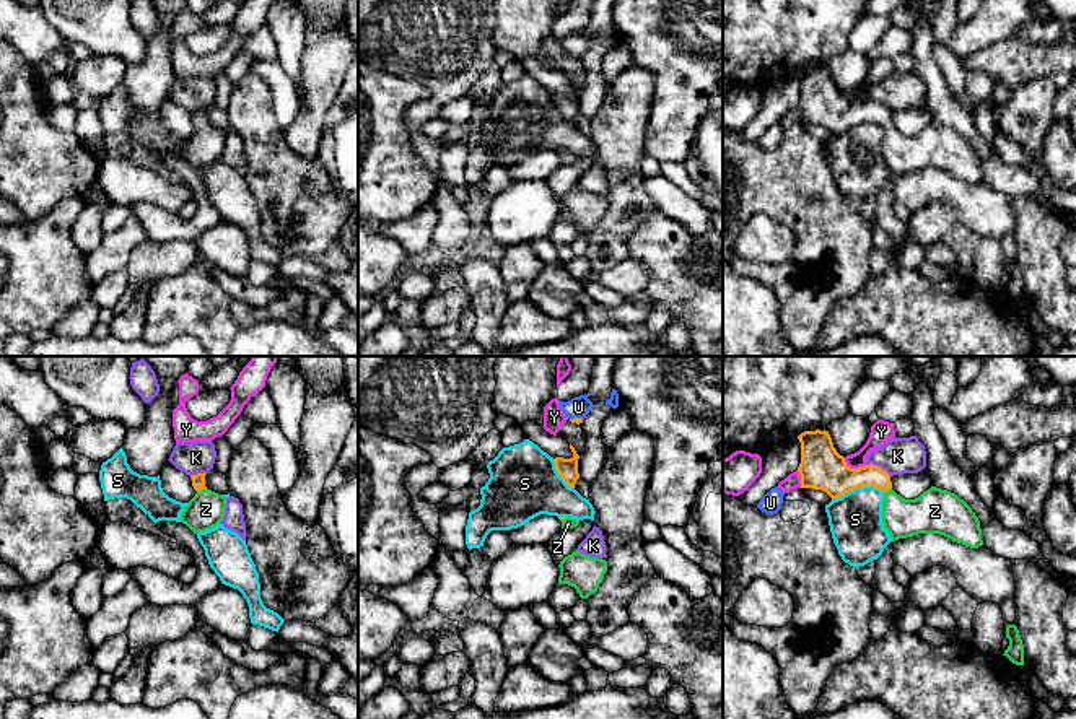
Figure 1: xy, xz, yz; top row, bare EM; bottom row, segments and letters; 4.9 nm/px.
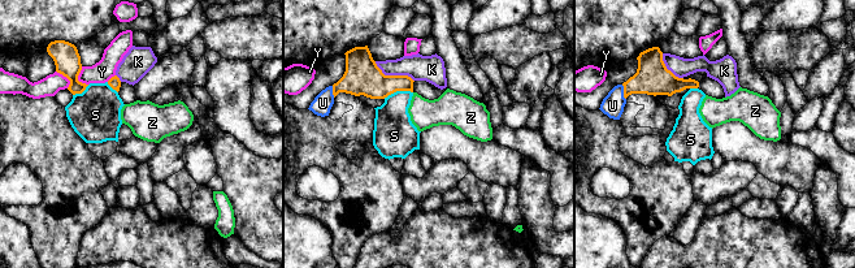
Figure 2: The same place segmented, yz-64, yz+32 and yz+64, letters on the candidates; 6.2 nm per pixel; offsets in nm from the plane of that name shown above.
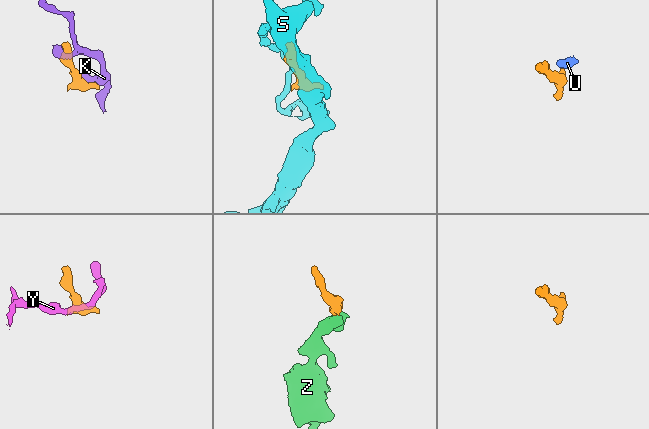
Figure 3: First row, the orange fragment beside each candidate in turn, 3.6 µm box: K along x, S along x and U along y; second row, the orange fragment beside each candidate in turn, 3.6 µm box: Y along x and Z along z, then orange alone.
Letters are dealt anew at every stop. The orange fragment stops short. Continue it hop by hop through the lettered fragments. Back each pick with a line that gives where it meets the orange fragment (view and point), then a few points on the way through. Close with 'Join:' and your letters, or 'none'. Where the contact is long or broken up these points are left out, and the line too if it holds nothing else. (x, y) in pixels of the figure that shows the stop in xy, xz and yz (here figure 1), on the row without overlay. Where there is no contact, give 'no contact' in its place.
U: contact xz (575, 54)
Z: contact xy (201, 126); way xy (197, 116), (201, 126), (205, 145)
Join: U, Z

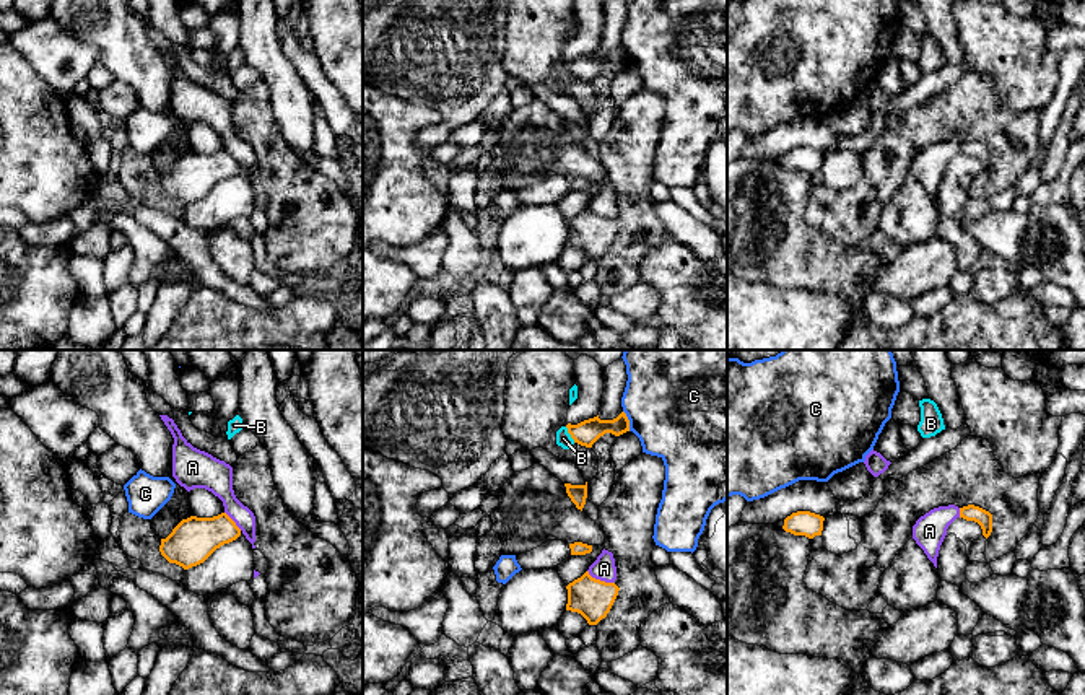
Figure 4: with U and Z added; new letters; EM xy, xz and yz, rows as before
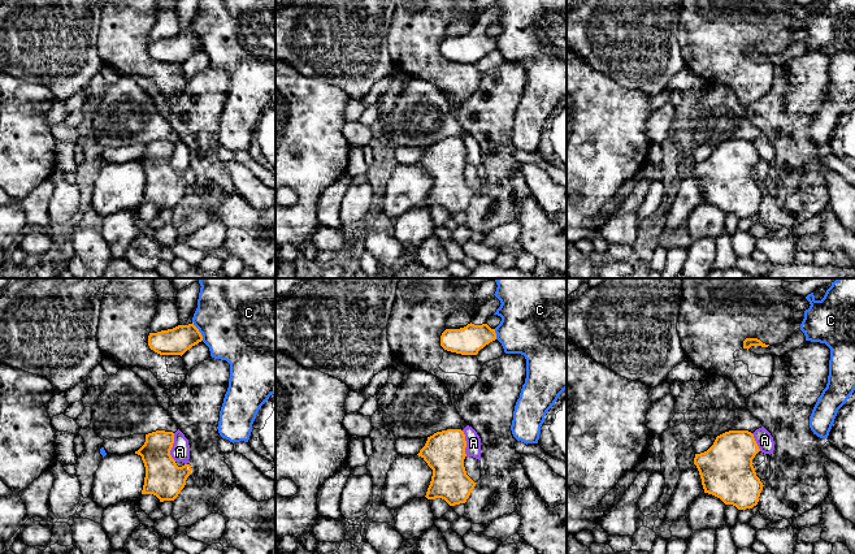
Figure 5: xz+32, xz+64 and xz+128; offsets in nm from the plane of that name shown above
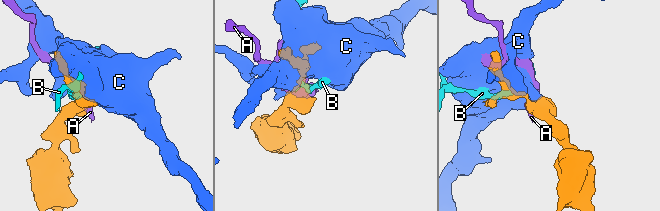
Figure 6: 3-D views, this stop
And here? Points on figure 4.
Join: none

